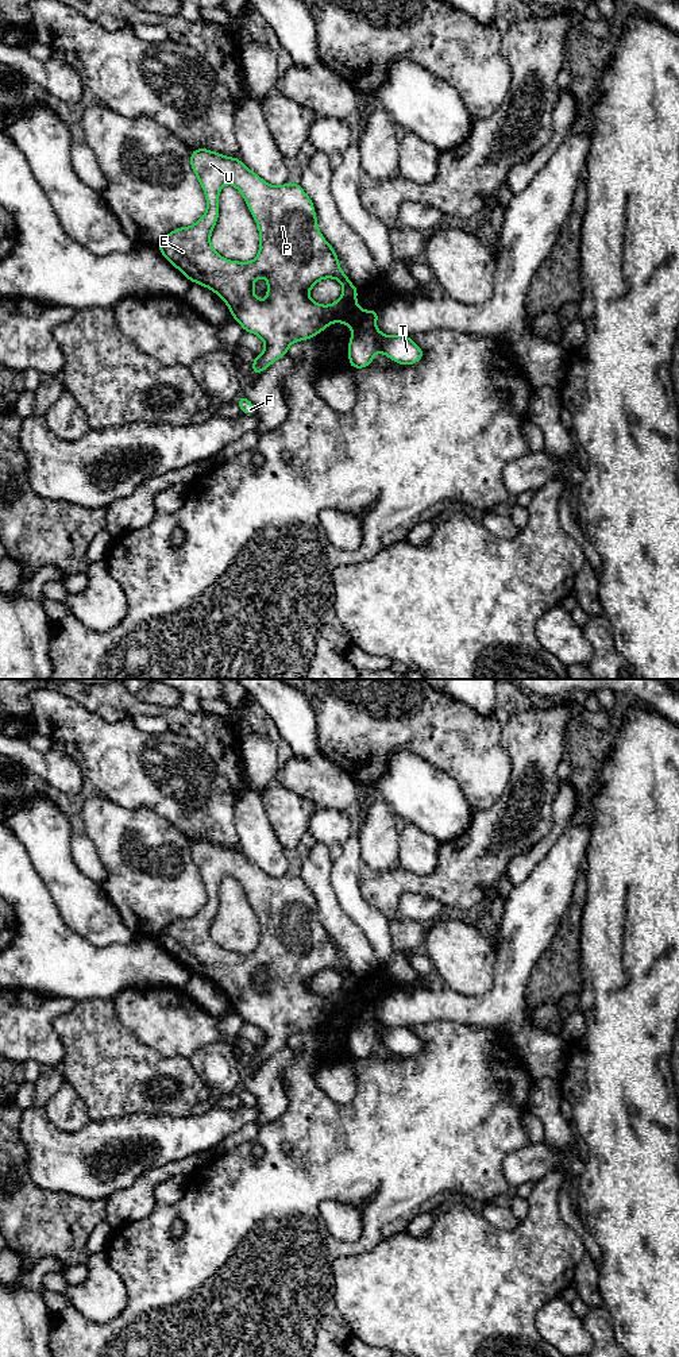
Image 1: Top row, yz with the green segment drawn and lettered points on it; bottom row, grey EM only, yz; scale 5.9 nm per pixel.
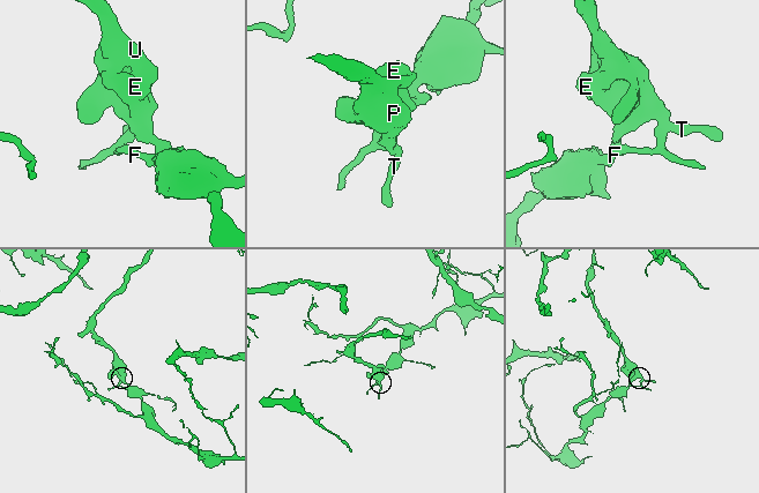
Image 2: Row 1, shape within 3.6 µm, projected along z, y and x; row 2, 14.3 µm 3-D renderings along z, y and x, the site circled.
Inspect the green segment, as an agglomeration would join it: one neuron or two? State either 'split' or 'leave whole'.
split

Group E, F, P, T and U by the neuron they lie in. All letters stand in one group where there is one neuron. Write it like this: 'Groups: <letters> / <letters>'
Groups: E P U / F T

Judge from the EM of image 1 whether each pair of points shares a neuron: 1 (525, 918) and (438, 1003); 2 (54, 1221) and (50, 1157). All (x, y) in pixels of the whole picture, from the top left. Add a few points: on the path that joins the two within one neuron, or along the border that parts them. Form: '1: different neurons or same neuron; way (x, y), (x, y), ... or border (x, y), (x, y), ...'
1: same neuron; way (517, 952), (510, 982), (487, 1005), (471, 1005)
2: different neurons; border (27, 1174), (38, 1186), (84, 1199)

